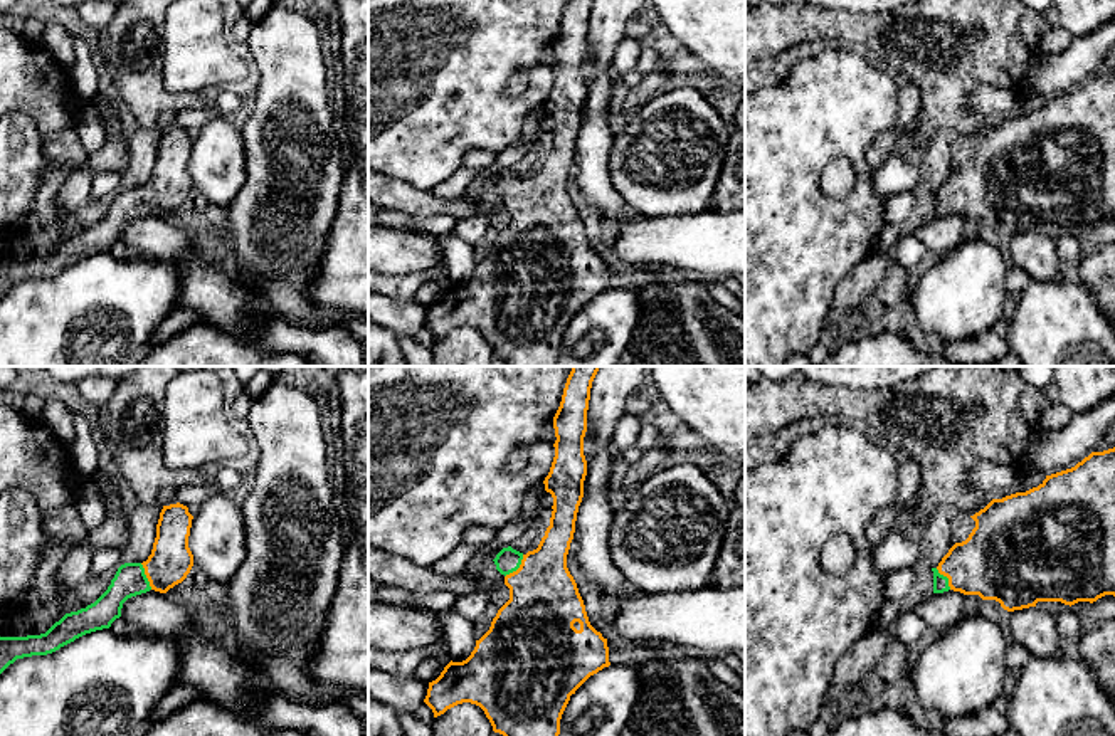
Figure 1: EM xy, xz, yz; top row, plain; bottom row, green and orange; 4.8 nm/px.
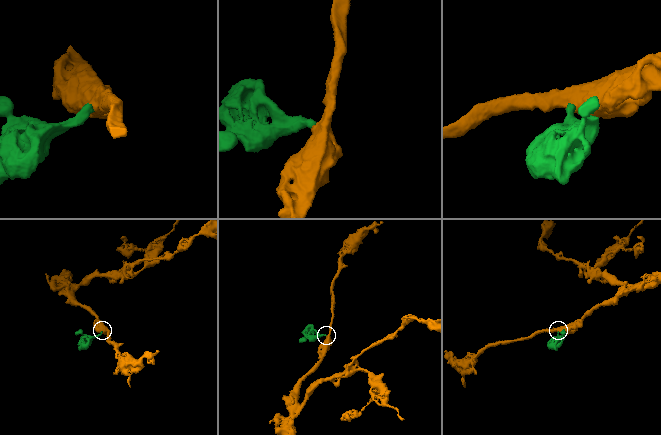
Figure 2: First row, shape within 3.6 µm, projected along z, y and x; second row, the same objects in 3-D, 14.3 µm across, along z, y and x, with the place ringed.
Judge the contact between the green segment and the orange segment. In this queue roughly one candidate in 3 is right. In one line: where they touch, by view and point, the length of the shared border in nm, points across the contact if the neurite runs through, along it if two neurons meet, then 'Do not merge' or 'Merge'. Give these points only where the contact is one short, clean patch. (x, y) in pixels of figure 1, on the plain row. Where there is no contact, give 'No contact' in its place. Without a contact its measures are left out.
Touches green at xz (517, 192). Shared border 140 nm. Path across: xz (508, 184), (517, 192), (542, 217), (544, 227). Merge

